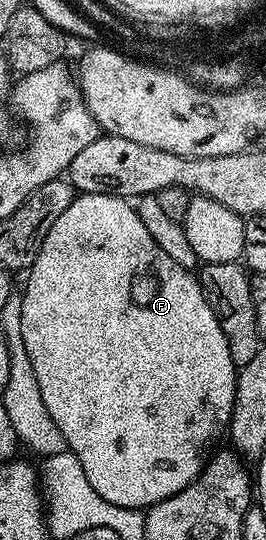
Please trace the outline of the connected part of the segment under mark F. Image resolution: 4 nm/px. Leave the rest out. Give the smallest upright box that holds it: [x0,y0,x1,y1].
[20,194,239,509]

